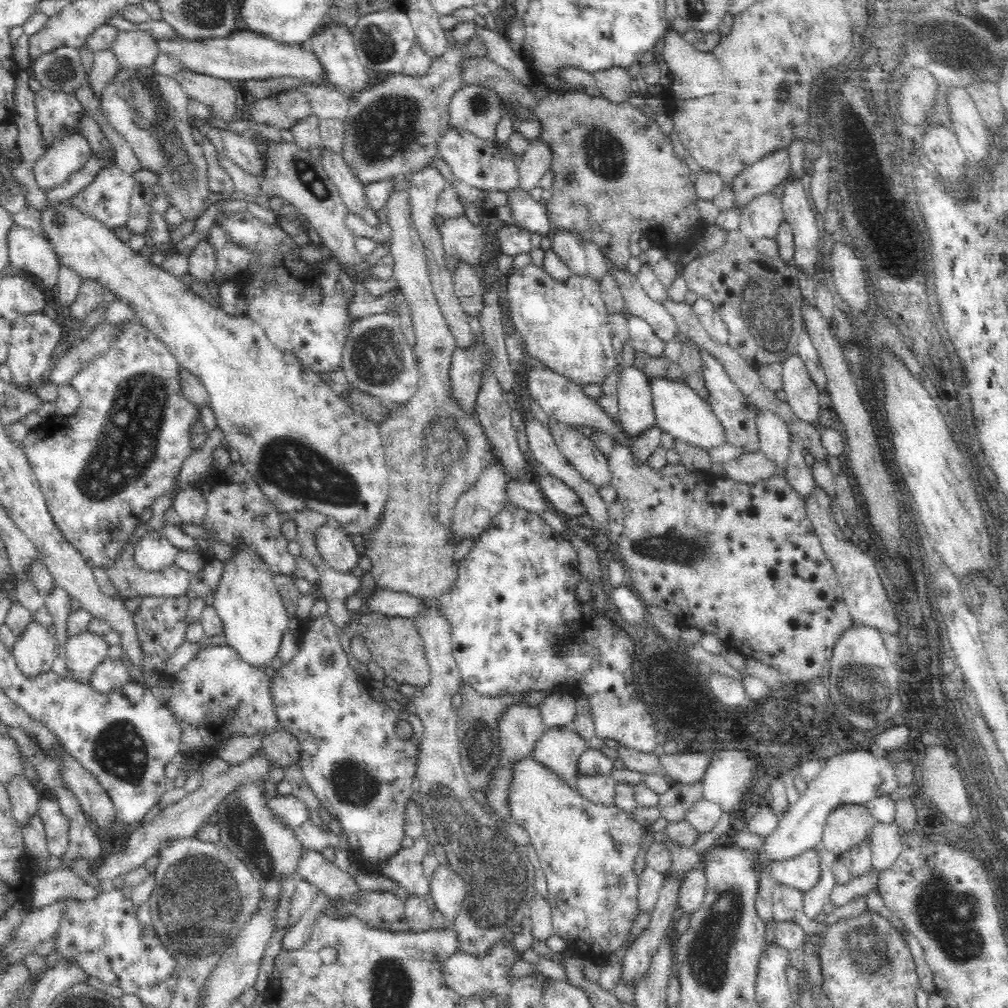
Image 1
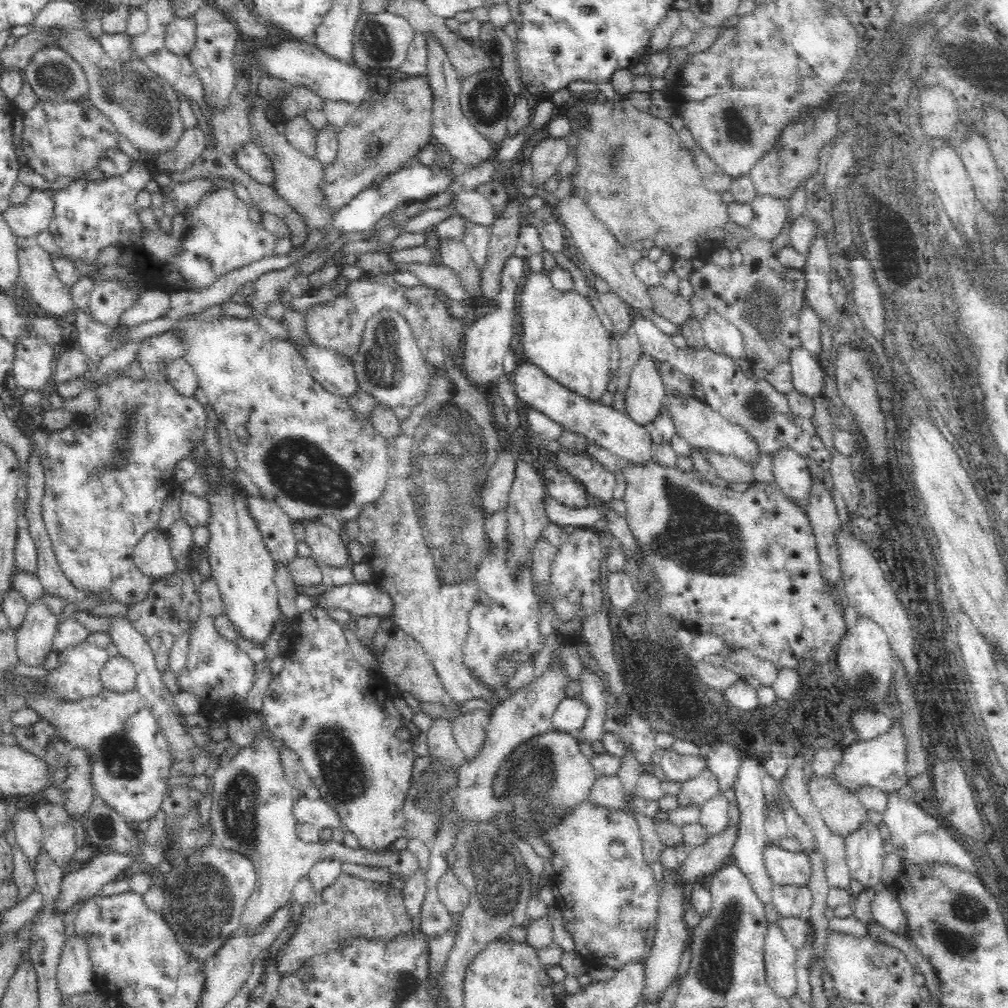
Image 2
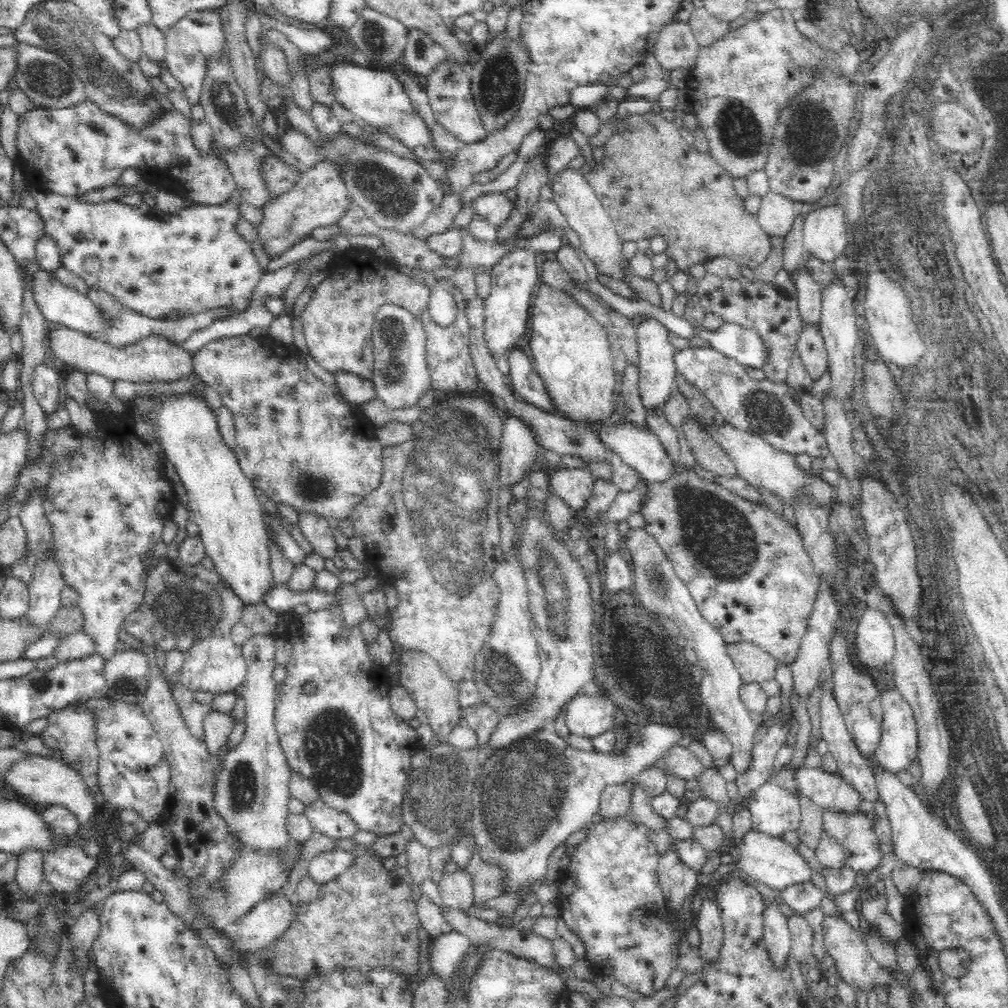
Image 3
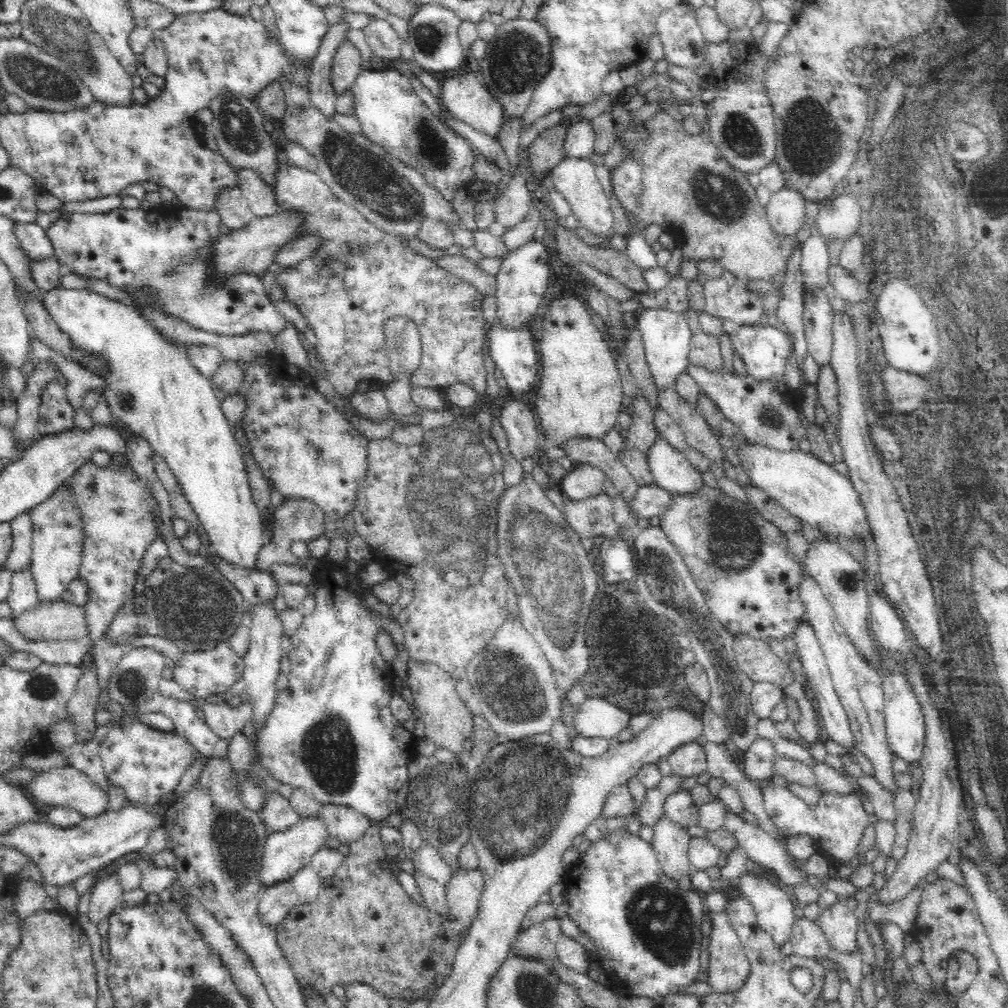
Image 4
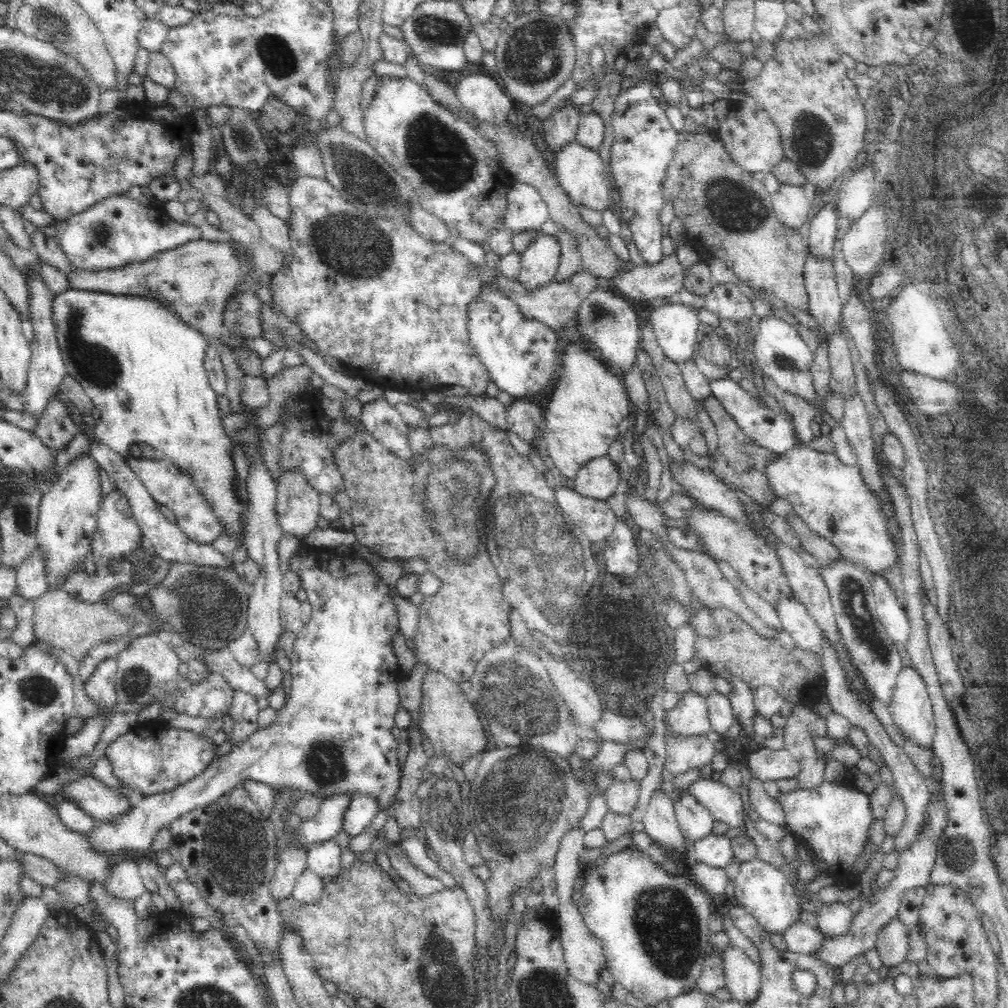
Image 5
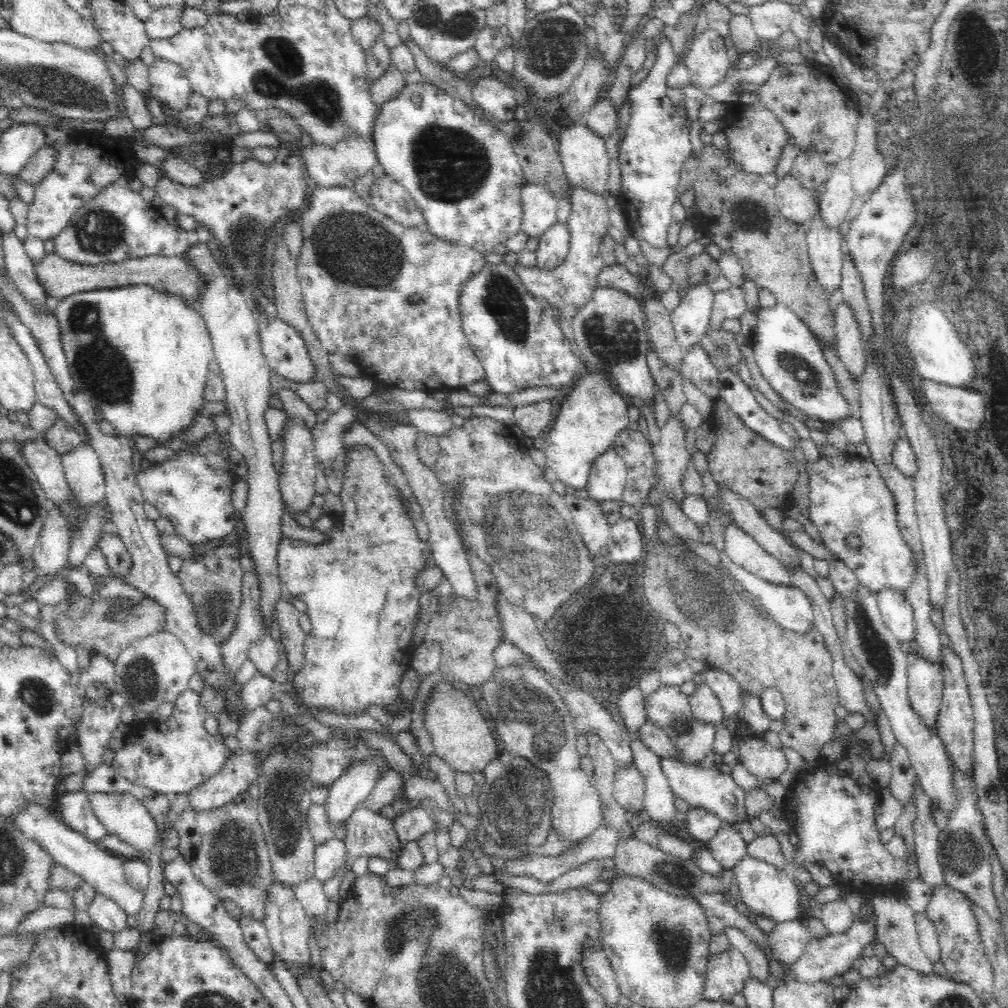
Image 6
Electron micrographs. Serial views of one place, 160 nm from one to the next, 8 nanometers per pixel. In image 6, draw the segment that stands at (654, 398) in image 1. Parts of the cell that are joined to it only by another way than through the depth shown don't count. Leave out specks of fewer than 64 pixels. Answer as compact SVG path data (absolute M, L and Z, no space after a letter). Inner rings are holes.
M843 452L836 456L819 455L812 464L804 464L806 478L808 478L808 516L818 530L826 549L833 552L836 558L848 566L864 586L874 592L890 587L903 592L907 589L912 574L914 574L913 560L910 549L903 541L896 516L896 505L892 492L880 478L880 473L868 458L850 456ZM850 538L857 538L858 548L850 549Z

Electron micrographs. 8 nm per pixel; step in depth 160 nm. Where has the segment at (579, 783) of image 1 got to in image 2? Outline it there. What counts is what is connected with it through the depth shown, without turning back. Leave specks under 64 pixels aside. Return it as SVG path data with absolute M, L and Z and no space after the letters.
M599 775L595 779L592 788L590 788L590 794L588 794L591 803L610 809L626 809L627 795L618 775Z

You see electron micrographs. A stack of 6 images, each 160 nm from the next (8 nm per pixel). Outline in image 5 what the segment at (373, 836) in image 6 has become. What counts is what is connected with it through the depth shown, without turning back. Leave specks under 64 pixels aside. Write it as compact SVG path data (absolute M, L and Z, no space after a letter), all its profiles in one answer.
M386 844L384 853L390 857L391 867L400 874L400 878L409 882L410 892L416 896L430 898L432 894L440 892L445 887L438 877L429 876L428 873L422 872L420 868L413 866L399 844L394 844L394 846Z

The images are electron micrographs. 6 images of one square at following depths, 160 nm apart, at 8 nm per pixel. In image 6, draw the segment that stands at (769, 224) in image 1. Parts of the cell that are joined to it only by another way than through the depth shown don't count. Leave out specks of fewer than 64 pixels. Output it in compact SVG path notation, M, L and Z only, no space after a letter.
M788 174L778 180L774 190L777 209L784 218L796 224L804 224L816 214L818 206L813 192L802 188L792 175Z

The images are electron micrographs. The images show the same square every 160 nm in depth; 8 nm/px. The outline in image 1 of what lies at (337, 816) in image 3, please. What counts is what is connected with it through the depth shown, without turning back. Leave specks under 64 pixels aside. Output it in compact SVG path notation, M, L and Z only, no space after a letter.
M276 794L265 802L265 807L279 817L281 823L290 830L296 830L307 820L307 809L305 803L298 800L296 796L282 796Z

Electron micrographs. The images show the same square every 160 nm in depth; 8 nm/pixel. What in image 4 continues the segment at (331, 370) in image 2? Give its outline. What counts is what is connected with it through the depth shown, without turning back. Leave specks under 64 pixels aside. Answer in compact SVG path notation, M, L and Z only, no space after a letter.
M358 386L358 389L355 389L348 397L349 403L358 414L361 414L366 420L383 420L387 414L390 414L383 390L372 390L367 386Z

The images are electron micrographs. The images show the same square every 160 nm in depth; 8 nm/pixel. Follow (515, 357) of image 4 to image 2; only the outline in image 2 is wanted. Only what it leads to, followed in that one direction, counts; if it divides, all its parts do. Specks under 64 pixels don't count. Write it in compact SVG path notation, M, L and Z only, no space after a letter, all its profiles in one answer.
M530 362L517 366L512 373L515 395L533 410L539 410L557 422L564 430L581 435L619 456L621 461L643 463L652 459L650 437L644 426L636 424L627 413L614 410L608 404L586 398L578 391L555 384L550 375Z

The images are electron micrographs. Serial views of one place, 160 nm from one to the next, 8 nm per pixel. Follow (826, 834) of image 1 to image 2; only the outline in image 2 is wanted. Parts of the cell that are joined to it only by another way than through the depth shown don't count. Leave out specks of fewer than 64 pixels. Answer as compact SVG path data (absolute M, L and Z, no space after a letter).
M811 776L809 794L821 814L823 824L834 836L846 838L869 822L868 809L846 789L838 789L829 777Z

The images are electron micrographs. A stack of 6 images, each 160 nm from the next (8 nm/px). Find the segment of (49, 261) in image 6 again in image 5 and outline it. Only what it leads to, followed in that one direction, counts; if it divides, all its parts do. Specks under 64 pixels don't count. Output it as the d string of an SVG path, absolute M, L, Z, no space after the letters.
M229 237L220 240L198 240L187 242L176 248L156 254L142 264L130 264L116 270L86 272L77 269L70 272L70 285L76 290L94 290L114 296L141 297L148 301L158 302L167 312L173 312L178 320L197 330L207 344L214 347L222 357L225 375L227 376L226 396L230 400L230 412L243 412L240 392L243 390L242 378L245 373L240 370L234 347L230 348L224 340L222 313L225 304L232 297L236 286L245 282L248 272L255 268L252 247L244 245Z

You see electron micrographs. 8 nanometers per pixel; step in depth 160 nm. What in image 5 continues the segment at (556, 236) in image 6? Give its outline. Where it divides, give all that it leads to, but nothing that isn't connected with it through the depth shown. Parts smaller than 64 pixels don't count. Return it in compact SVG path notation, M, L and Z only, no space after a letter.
M538 232L528 248L520 253L516 282L526 290L538 290L554 282L560 257L561 248L557 238Z

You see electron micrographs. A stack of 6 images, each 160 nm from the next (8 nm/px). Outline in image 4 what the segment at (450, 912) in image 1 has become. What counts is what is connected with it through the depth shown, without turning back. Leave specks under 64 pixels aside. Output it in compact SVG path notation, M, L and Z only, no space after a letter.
M379 824L370 825L364 836L348 844L342 864L336 872L331 877L321 879L316 900L309 903L298 902L284 921L280 922L275 930L275 944L279 946L302 989L324 996L336 985L365 982L387 994L389 998L404 999L412 1004L426 994L433 998L436 988L452 971L458 948L457 936L462 929L470 926L478 912L484 888L483 874L478 869L455 870L445 884L446 903L454 920L442 920L416 905L406 889L402 888L394 872L382 866L382 862L390 859L383 849L379 828Z

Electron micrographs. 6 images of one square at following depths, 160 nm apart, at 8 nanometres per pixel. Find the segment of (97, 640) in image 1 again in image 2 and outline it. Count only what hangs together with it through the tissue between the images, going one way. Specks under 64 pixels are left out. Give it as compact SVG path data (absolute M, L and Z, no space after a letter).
M88 640L66 646L59 654L55 669L44 677L50 687L48 695L77 699L98 694L103 688L99 672L109 660L106 648Z

